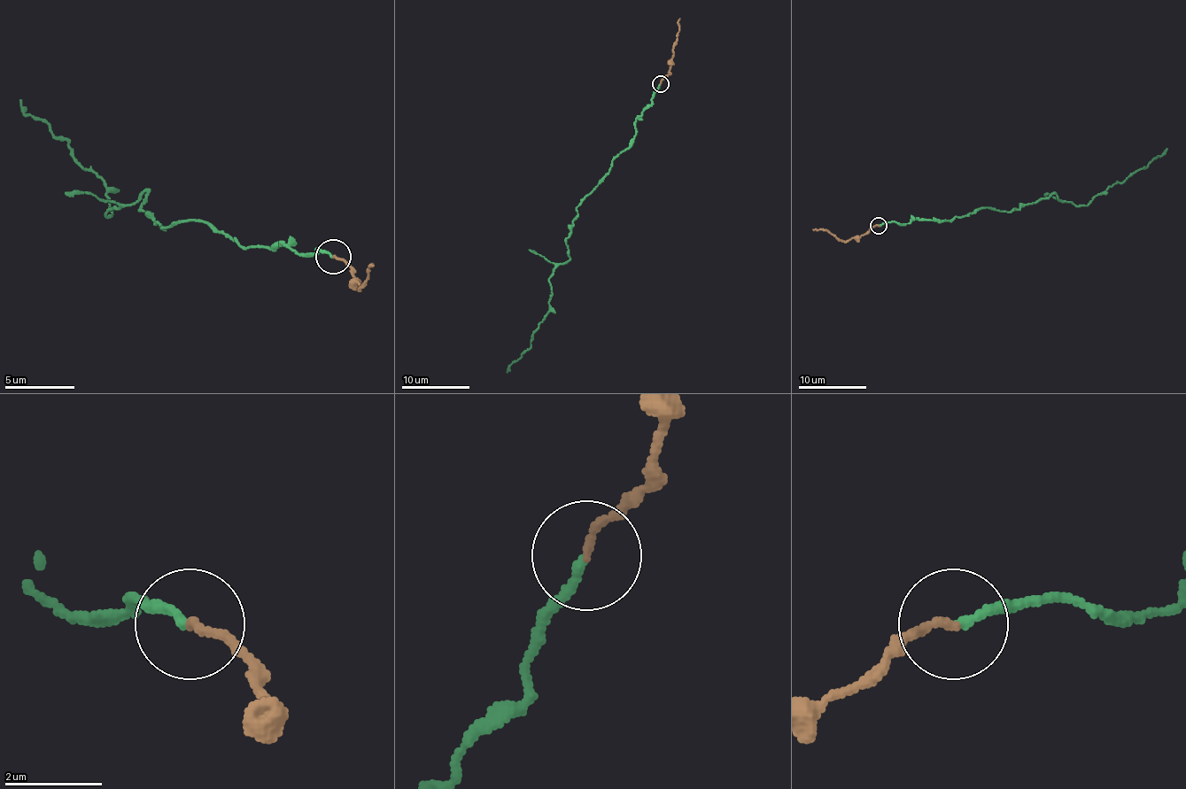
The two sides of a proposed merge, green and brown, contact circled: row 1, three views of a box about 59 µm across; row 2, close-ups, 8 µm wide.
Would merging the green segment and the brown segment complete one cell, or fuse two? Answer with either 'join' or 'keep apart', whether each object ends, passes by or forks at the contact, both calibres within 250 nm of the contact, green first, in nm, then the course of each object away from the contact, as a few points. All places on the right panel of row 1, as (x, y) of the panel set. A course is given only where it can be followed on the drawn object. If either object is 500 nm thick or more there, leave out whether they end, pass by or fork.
keep apart; green ends; brown ends; calibres 170 and 170 nm; course green (879, 226), (915, 219), (952, 220), (987, 207), (1012, 212), (1053, 193), (1063, 202), (1087, 205), (1167, 149); course brown (879, 226), (847, 241), (840, 241), (825, 231), (812, 229)

